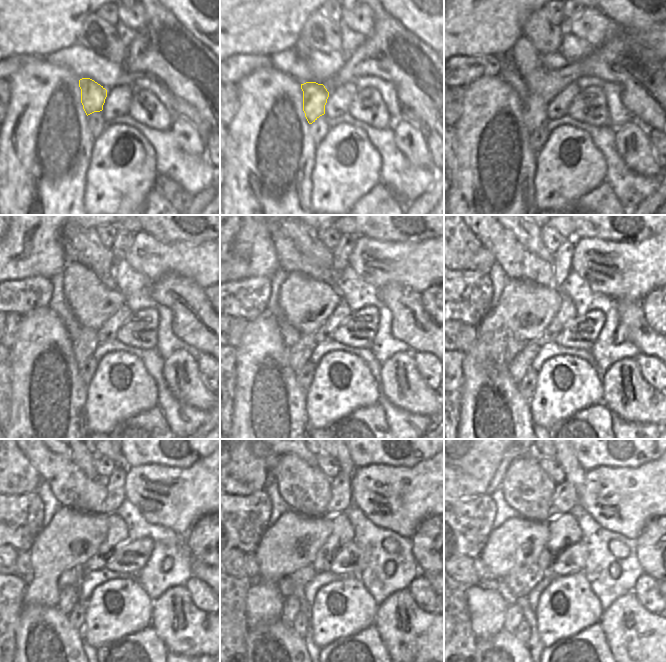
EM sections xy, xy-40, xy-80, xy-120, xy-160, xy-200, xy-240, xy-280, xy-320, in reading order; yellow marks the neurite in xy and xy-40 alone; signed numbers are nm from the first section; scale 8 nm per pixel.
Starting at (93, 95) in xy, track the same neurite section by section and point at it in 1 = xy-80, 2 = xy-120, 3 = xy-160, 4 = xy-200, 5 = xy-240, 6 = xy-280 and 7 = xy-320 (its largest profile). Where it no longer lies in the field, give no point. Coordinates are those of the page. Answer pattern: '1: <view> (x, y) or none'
1: xy-80 (536, 115)
2: xy-120 (84, 346)
3: xy-160 (299, 355)
4: xy-200 (522, 361)
5: xy-240 (69, 596)
6: xy-280 (292, 605)
7: xy-320 (514, 616)

